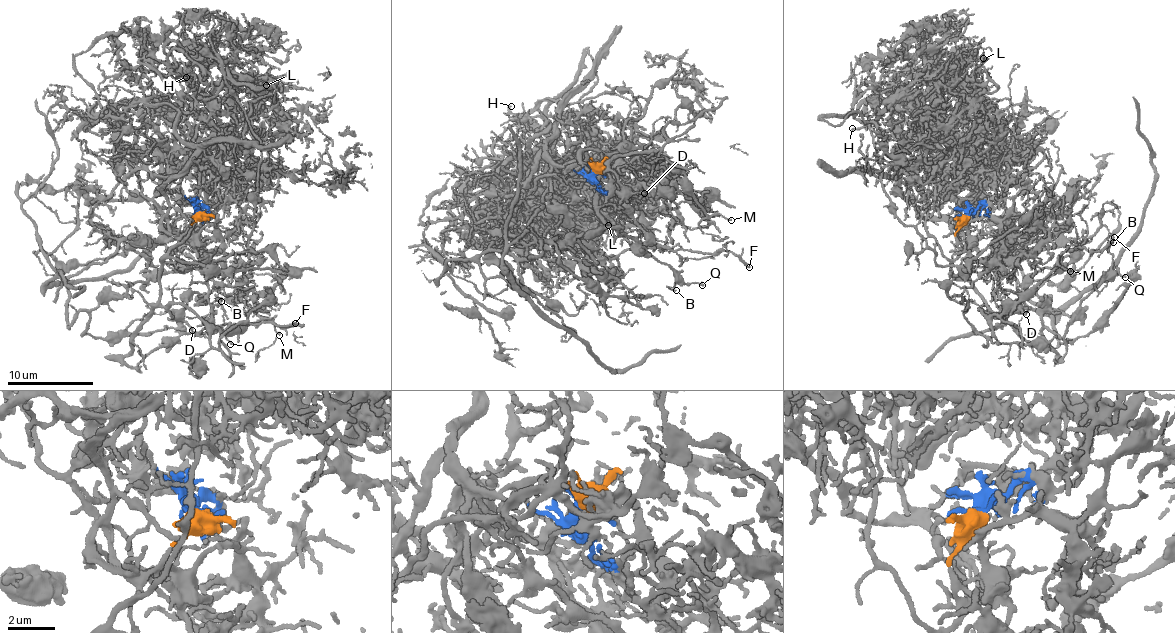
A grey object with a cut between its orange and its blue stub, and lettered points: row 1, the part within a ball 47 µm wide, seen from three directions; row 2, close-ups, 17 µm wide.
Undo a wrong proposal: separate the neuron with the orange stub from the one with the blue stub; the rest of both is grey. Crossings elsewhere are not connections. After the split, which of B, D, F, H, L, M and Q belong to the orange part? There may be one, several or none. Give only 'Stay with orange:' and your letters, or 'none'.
Stay with orange: B, D, F, M, Q

